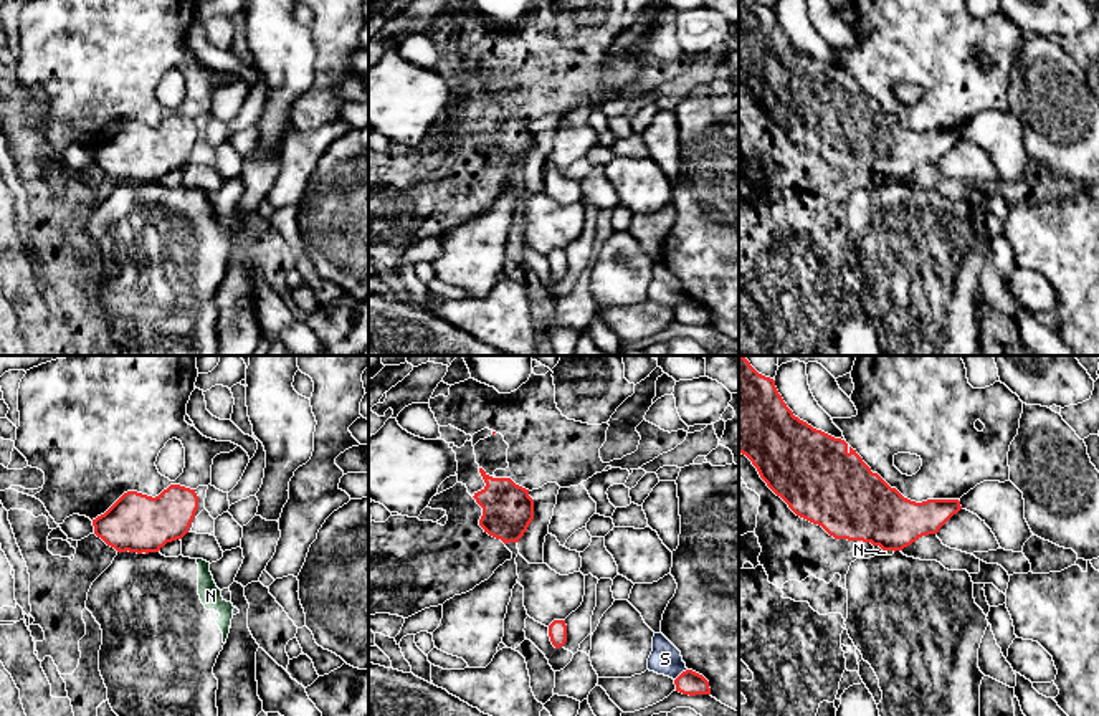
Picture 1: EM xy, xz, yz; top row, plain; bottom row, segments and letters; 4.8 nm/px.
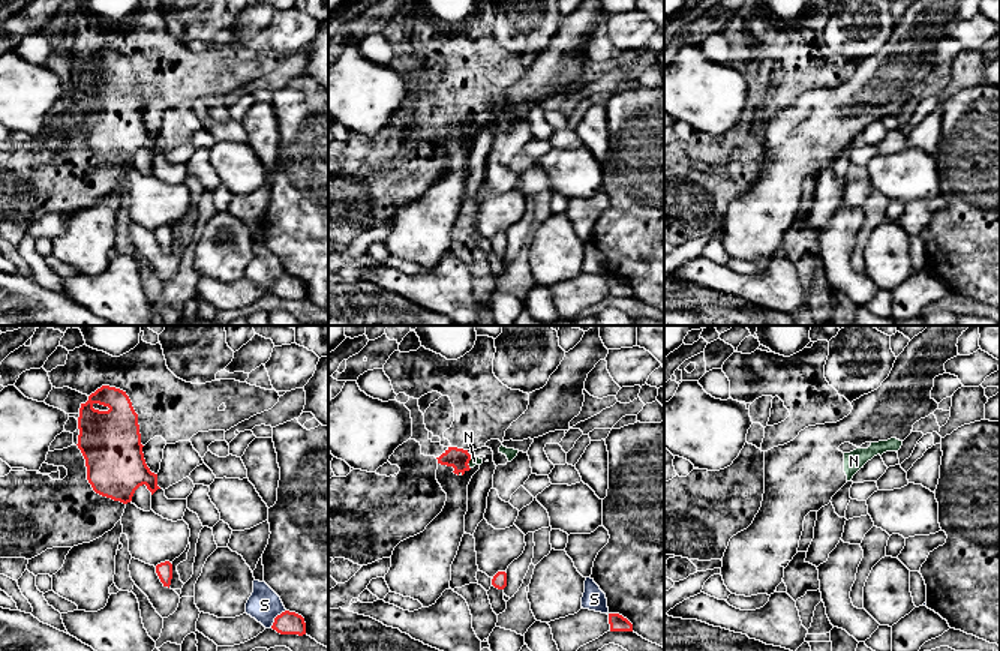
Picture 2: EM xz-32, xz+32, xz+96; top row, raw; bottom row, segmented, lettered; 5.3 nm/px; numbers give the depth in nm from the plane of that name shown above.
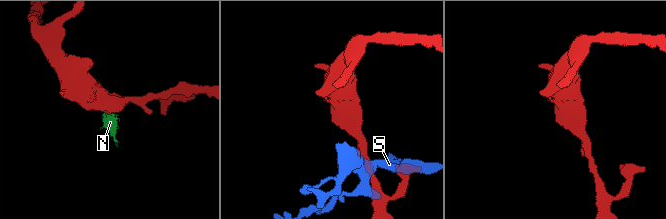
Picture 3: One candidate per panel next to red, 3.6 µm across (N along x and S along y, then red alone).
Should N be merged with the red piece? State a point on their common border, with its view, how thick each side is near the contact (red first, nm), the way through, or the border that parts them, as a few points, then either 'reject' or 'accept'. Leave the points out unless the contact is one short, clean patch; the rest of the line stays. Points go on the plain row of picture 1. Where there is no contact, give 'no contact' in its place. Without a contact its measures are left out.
meets red in yz at (889, 179); 340 nm thick on the red side, 30 nm on the other; border along yz (883, 179), (894, 181); reject

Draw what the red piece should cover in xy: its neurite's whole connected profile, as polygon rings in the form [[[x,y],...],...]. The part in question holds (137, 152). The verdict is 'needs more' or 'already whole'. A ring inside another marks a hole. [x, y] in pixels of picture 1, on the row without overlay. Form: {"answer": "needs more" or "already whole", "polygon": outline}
{"answer": "already whole", "polygon": [[[170,114],[152,127],[137,121],[124,122],[104,144],[93,149],[94,164],[117,182],[159,182],[167,172],[182,169],[198,139],[195,119]]]}

